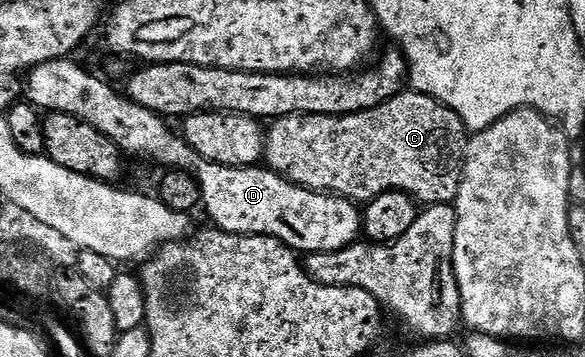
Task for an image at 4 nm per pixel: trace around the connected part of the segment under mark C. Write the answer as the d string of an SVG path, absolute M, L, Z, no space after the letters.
M408 89L377 107L349 115L288 115L285 119L275 120L266 131L263 162L283 179L300 187L339 195L360 205L387 191L406 193L420 205L451 204L460 188L464 149L469 138L458 113L429 95Z

